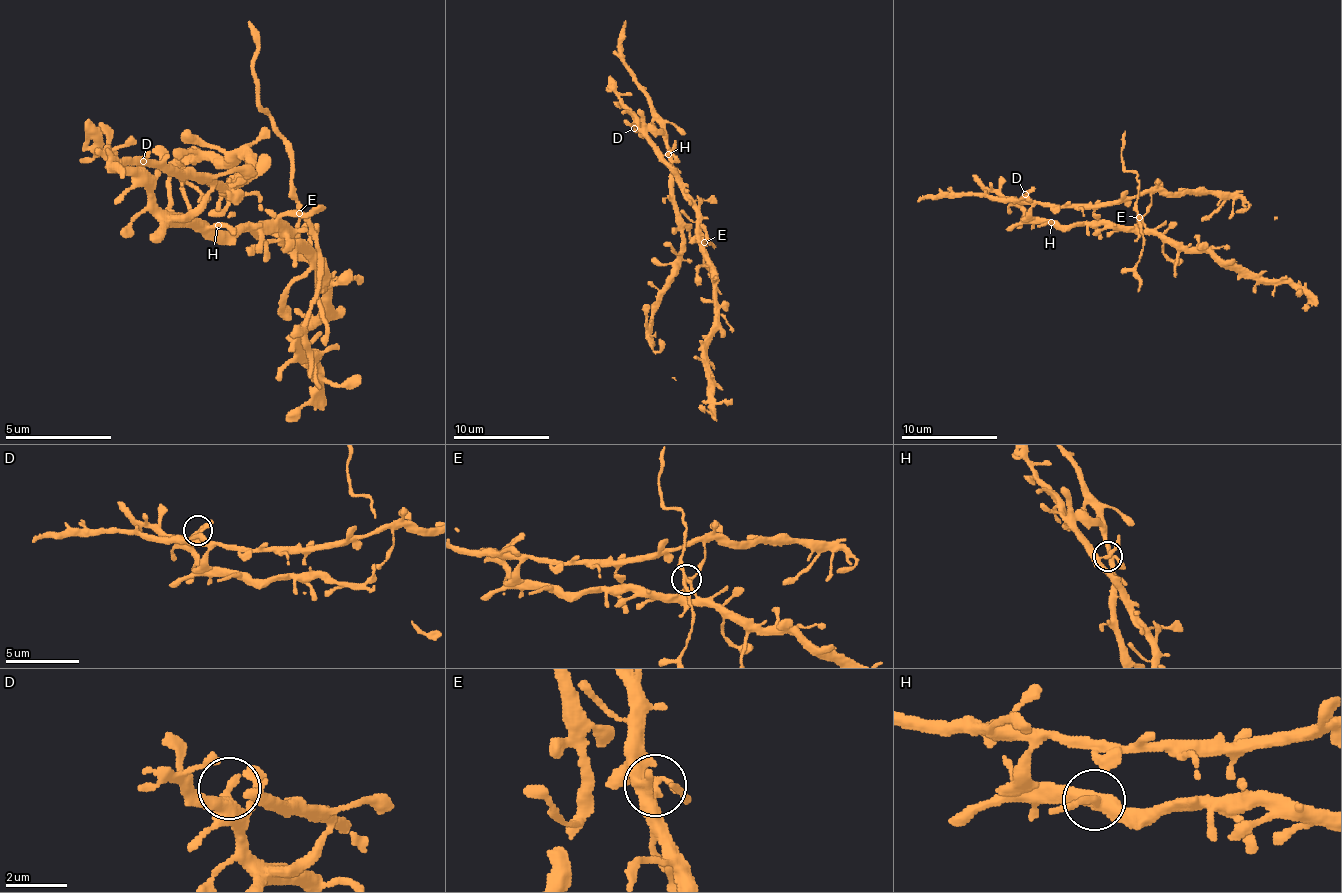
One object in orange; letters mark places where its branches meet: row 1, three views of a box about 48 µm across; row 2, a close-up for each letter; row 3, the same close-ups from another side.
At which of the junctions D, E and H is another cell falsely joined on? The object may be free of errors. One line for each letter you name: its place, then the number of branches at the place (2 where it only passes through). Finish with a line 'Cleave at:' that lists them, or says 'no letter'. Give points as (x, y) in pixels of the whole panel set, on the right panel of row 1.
E: Place: (1139, 217). Branches: 3
Cleave at: E

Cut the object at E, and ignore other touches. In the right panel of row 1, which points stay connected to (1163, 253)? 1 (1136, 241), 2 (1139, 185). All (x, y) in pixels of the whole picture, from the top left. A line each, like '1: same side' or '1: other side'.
1: same side
2: other side

